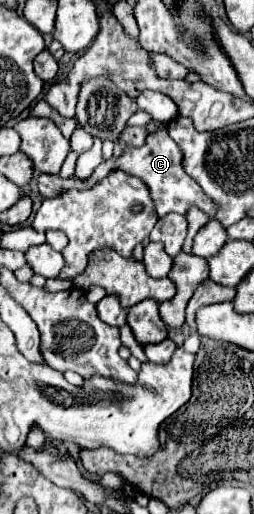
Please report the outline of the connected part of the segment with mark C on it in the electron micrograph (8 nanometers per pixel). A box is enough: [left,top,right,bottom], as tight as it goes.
[116,129,216,217]

